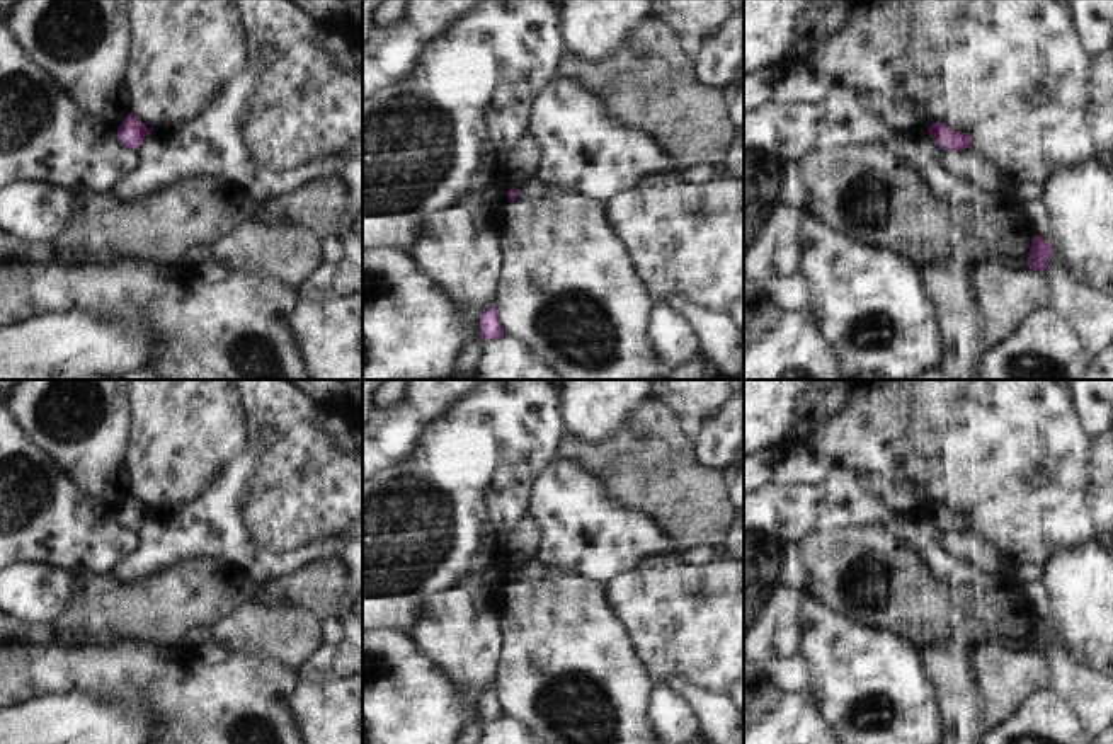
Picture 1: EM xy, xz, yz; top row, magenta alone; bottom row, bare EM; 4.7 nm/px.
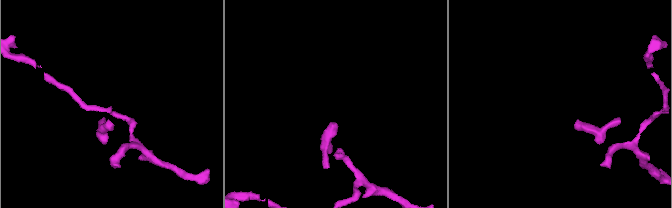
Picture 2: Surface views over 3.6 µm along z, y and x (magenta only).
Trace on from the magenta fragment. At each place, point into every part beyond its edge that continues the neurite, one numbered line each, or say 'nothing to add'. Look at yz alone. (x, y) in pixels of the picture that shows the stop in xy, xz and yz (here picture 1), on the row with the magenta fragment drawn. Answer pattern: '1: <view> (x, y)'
1: yz (906, 116)

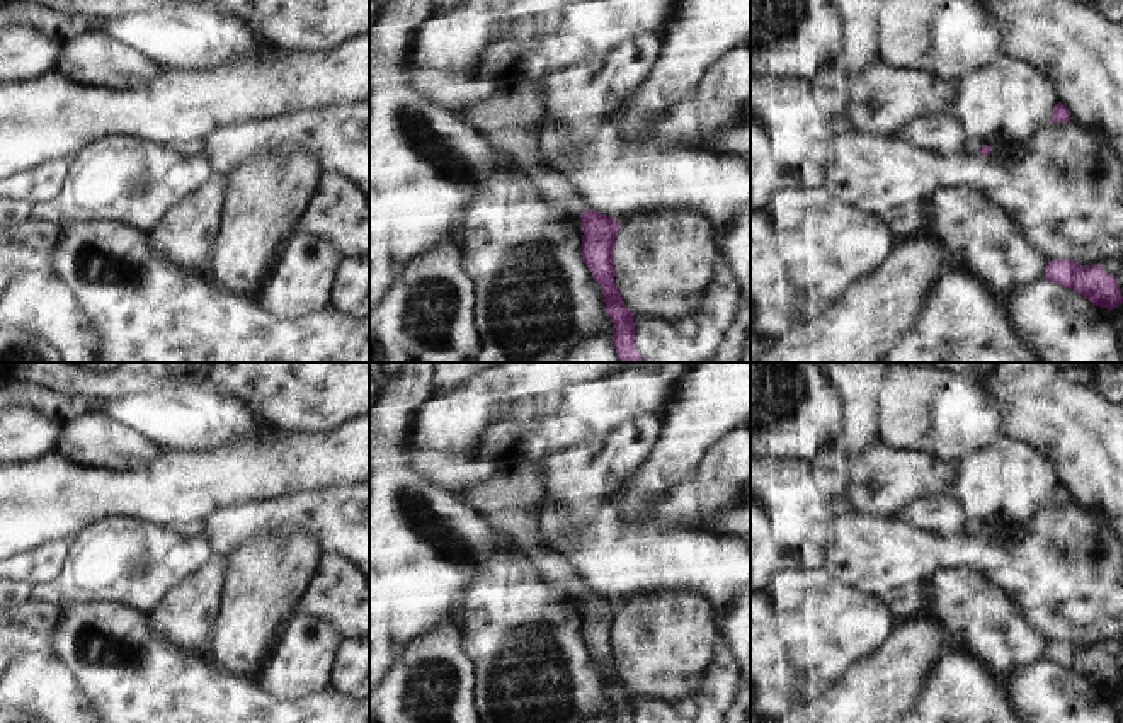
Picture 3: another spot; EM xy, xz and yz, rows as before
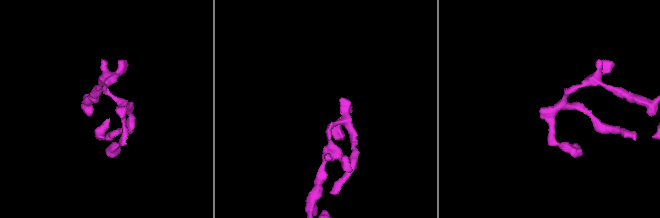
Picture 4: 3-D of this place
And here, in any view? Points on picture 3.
1: xz (507, 118)

